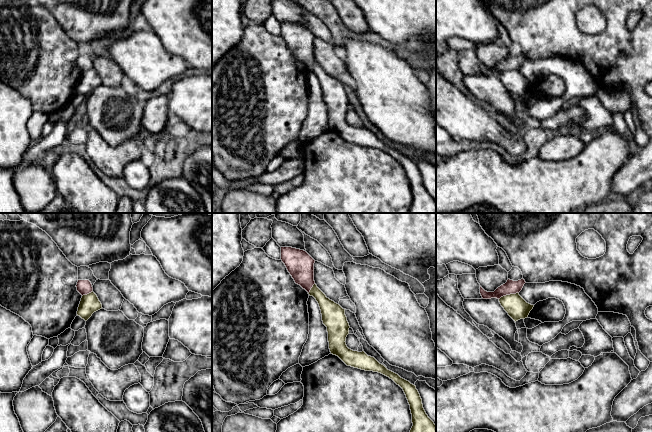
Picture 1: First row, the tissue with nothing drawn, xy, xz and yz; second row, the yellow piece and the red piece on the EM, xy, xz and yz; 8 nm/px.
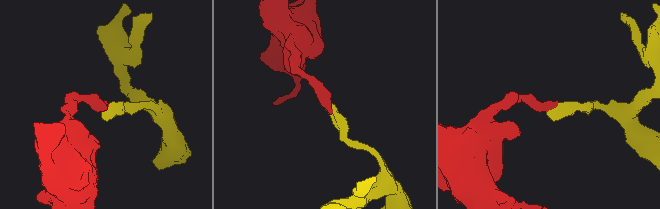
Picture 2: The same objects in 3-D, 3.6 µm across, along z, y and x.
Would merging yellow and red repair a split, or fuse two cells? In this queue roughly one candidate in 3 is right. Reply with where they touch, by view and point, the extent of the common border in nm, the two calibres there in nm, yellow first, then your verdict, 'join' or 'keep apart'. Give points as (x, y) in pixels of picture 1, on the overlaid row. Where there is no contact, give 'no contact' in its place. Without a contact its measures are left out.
yz (508, 295) | 170 nm | 180/110 nm | keep apart

